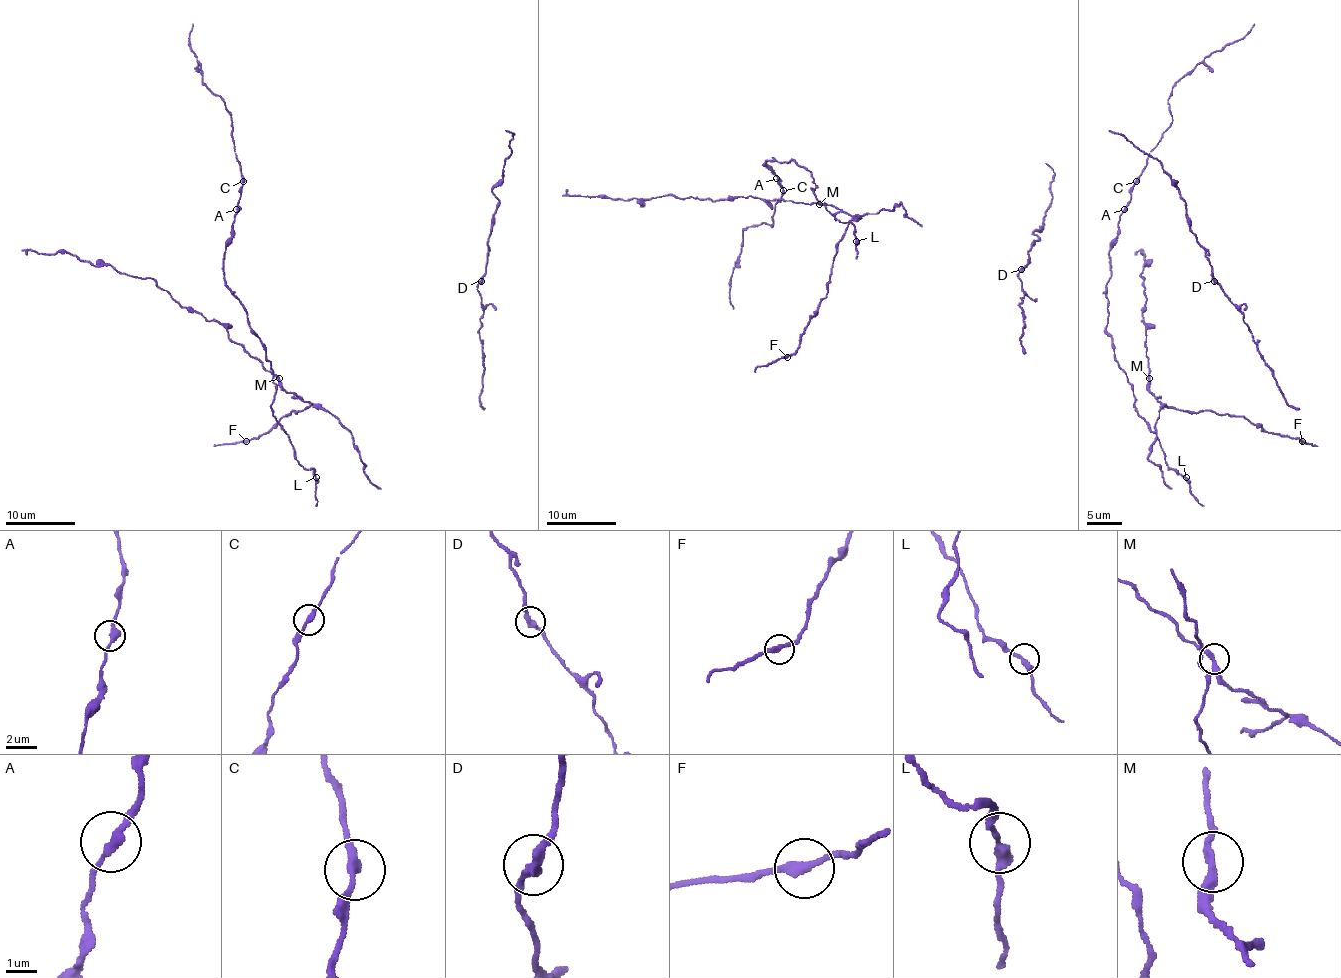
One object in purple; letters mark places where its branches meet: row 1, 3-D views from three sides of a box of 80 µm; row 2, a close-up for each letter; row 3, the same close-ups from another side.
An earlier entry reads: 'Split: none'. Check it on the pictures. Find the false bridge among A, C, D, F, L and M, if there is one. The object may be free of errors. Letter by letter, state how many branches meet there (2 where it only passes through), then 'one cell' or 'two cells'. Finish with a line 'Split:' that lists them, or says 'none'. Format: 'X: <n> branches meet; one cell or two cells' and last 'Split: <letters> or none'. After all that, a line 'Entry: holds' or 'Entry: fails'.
A: 2 branches meet; one cell
C: 2 branches meet; one cell
D: 2 branches meet; one cell
F: 2 branches meet; one cell
L: 2 branches meet; one cell
M: 2 branches meet; one cell
Split: none
Entry: holds

